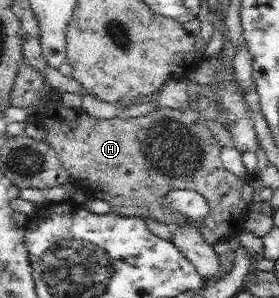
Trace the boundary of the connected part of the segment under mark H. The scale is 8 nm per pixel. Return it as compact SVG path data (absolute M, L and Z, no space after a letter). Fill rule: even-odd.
M53 91L49 94L48 97L45 99L41 98L39 102L39 109L36 112L34 117L34 121L32 119L25 121L26 125L32 124L35 126L40 126L44 131L46 136L46 140L48 144L51 145L51 148L57 153L58 159L62 162L64 169L70 175L69 183L72 184L73 189L84 191L89 199L100 199L108 204L111 205L112 211L116 214L120 214L121 216L143 216L151 217L155 221L159 221L159 223L166 223L169 225L194 225L197 229L200 230L200 234L204 237L204 240L215 244L219 242L223 238L232 237L234 238L235 234L241 230L242 224L245 221L246 216L249 212L249 204L243 200L242 197L242 187L244 185L243 181L239 176L236 176L234 173L229 172L225 167L222 165L222 160L220 159L222 153L222 145L221 143L213 136L211 129L208 124L207 118L201 115L201 110L197 108L189 107L186 110L176 110L171 109L170 107L159 107L154 112L147 113L143 116L138 117L114 117L109 119L100 119L95 118L88 114L88 112L84 111L82 108L79 109L72 109L67 107L61 99L57 98L53 95ZM175 190L192 190L201 194L207 200L207 204L210 207L210 214L203 218L200 221L193 221L187 215L183 213L179 213L172 209L172 207L167 206L165 204L165 199L167 199L167 195L169 192Z

